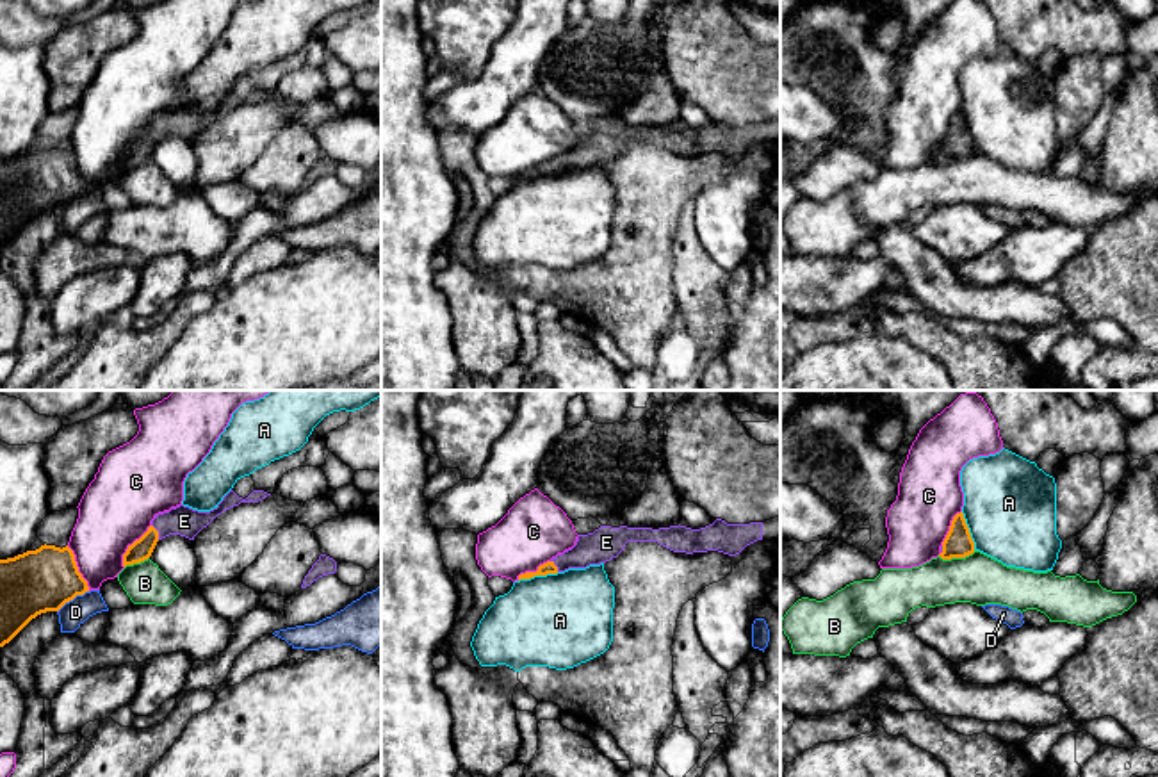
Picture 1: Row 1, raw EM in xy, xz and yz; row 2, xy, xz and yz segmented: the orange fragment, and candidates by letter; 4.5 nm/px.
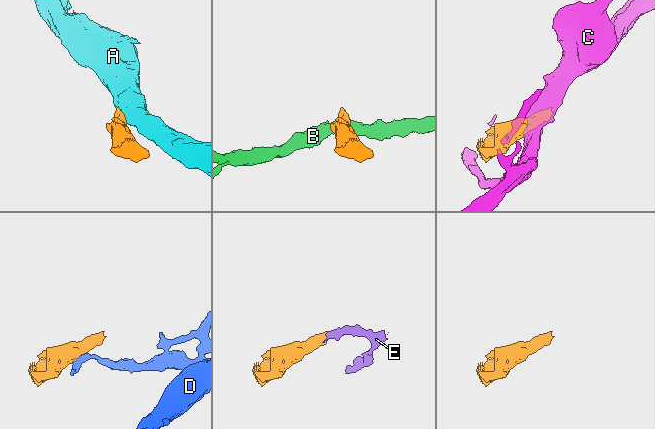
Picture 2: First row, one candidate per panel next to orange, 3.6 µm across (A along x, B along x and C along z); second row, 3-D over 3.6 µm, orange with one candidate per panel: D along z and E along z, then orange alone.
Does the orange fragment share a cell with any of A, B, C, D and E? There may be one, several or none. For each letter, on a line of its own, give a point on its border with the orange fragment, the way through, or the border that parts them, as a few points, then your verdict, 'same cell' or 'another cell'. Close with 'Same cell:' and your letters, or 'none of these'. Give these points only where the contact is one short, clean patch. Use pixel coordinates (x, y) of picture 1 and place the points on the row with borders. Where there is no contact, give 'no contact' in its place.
A: contact xz (538, 574); border xz (558, 572), (522, 578), (519, 581); another cell
B: contact yz (957, 556); border yz (975, 551), (964, 556), (939, 556); another cell
C: contact xy (130, 546); another cell
D: contact xy (72, 599); border xy (88, 590), (70, 599), (57, 612); another cell
E: contact xy (157, 531); way xy (141, 549), (157, 531), (168, 523), (184, 521); same cell
Same cell: E

